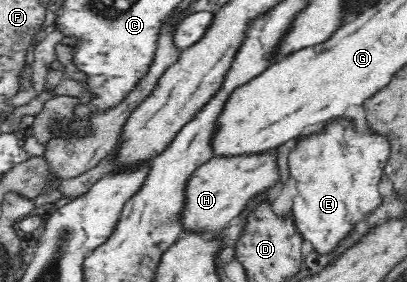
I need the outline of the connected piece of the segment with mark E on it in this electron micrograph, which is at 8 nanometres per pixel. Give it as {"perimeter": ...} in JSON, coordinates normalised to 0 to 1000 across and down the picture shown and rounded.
{"perimeter":[[[823,418],[786,465],[737,489],[710,535],[708,592],[713,621],[725,635],[725,695],[715,727],[715,755],[742,848],[757,848],[786,901],[826,876],[865,801],[909,745],[934,727],[936,691],[929,681],[929,642],[939,628],[943,578],[953,571],[958,500],[943,479],[929,479],[914,457],[880,461],[865,418]]]}

